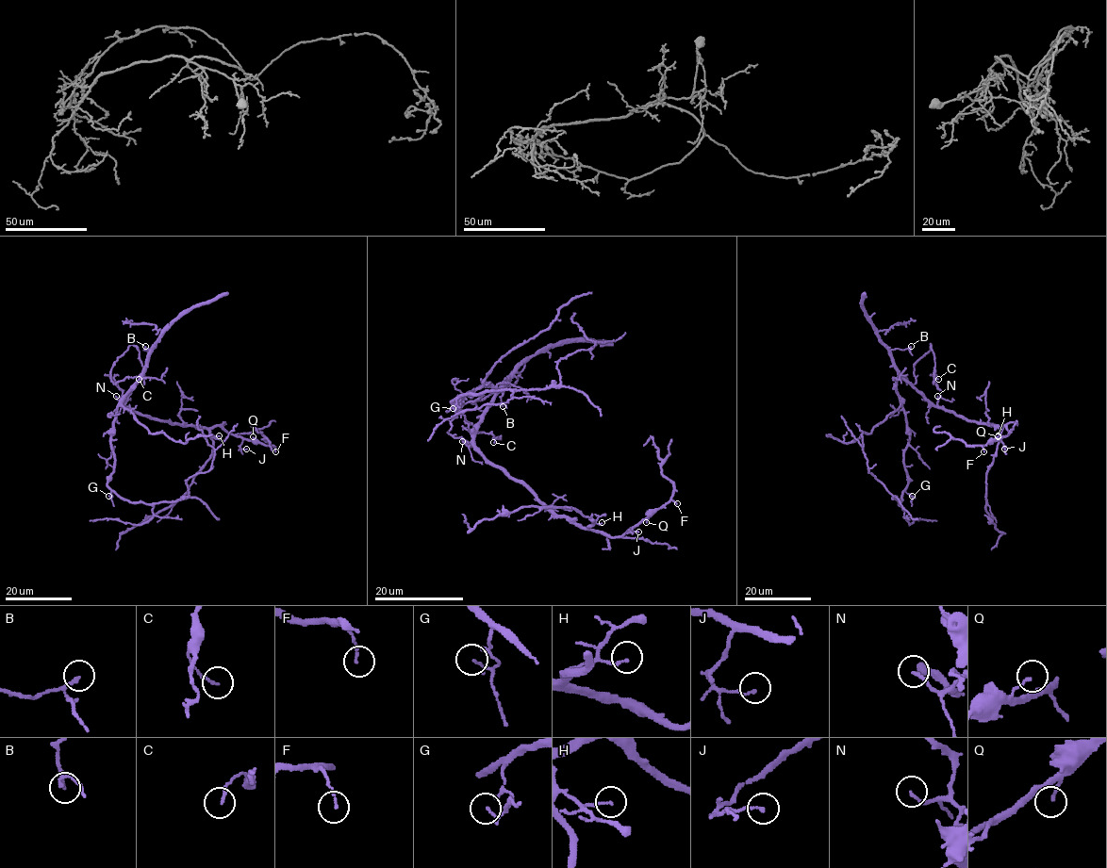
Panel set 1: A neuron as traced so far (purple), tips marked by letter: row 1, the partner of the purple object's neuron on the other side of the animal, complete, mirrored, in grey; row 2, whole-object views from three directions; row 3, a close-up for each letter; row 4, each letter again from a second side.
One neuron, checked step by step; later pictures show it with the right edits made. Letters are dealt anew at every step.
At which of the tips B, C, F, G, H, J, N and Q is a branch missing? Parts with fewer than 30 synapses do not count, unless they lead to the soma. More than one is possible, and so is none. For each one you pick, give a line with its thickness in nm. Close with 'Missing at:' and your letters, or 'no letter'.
Missing at: no letter

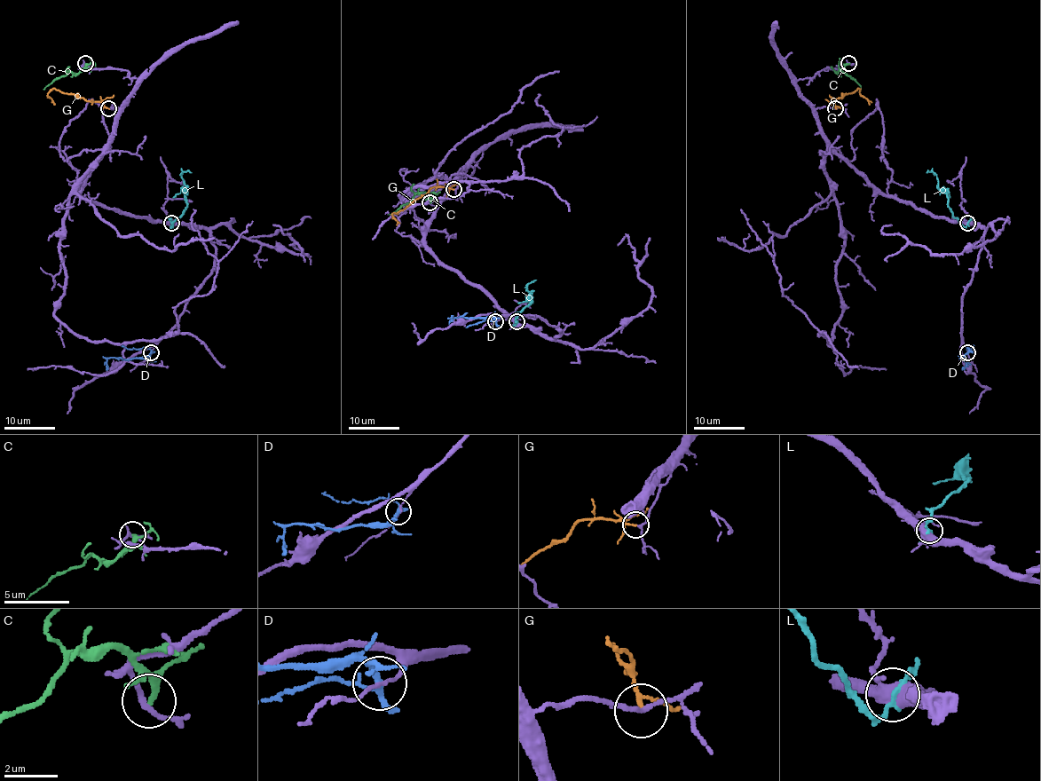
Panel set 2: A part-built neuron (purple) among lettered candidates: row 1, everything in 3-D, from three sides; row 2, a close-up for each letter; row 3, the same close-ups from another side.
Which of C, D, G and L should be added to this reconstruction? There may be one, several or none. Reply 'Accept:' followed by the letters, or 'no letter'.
Accept: G

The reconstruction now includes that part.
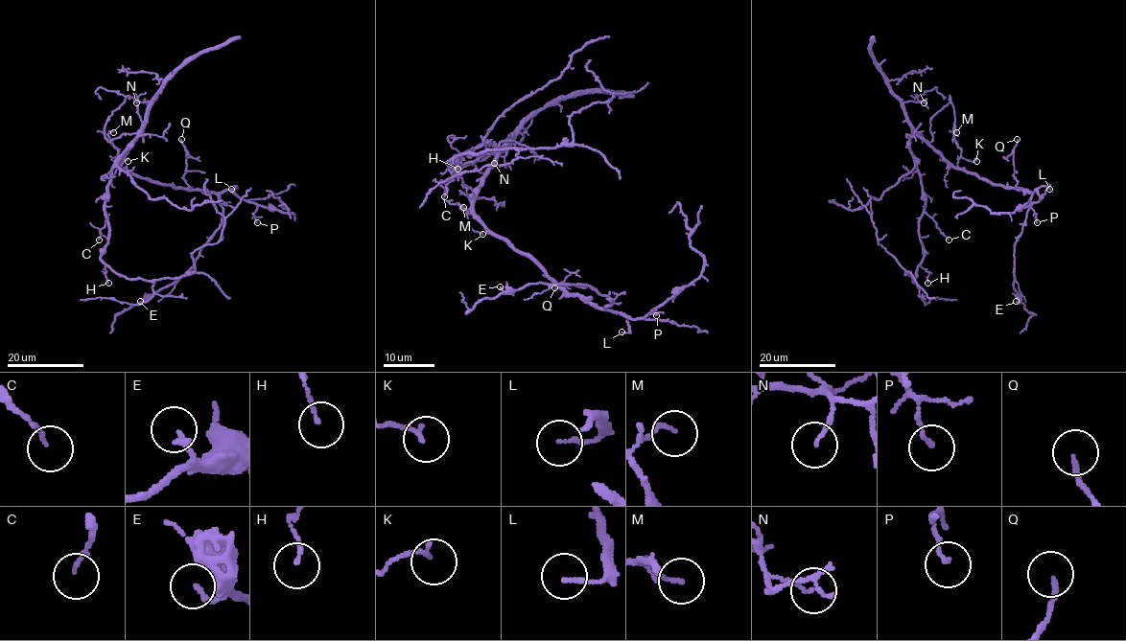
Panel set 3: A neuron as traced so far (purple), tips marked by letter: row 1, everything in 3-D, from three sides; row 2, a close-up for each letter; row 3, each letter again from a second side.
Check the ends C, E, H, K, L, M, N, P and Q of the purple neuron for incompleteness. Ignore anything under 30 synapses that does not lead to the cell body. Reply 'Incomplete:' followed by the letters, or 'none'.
Incomplete: M

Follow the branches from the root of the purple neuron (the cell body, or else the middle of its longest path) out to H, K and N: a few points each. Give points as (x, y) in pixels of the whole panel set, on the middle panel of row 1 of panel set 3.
H: (497, 155), (493, 146), (480, 144), (454, 165), (458, 157), (447, 163), (454, 159), (454, 170), (457, 169)
K: (497, 155), (467, 215), (470, 226), (482, 234)
N: (497, 155), (514, 135), (507, 153), (500, 155), (494, 163)

